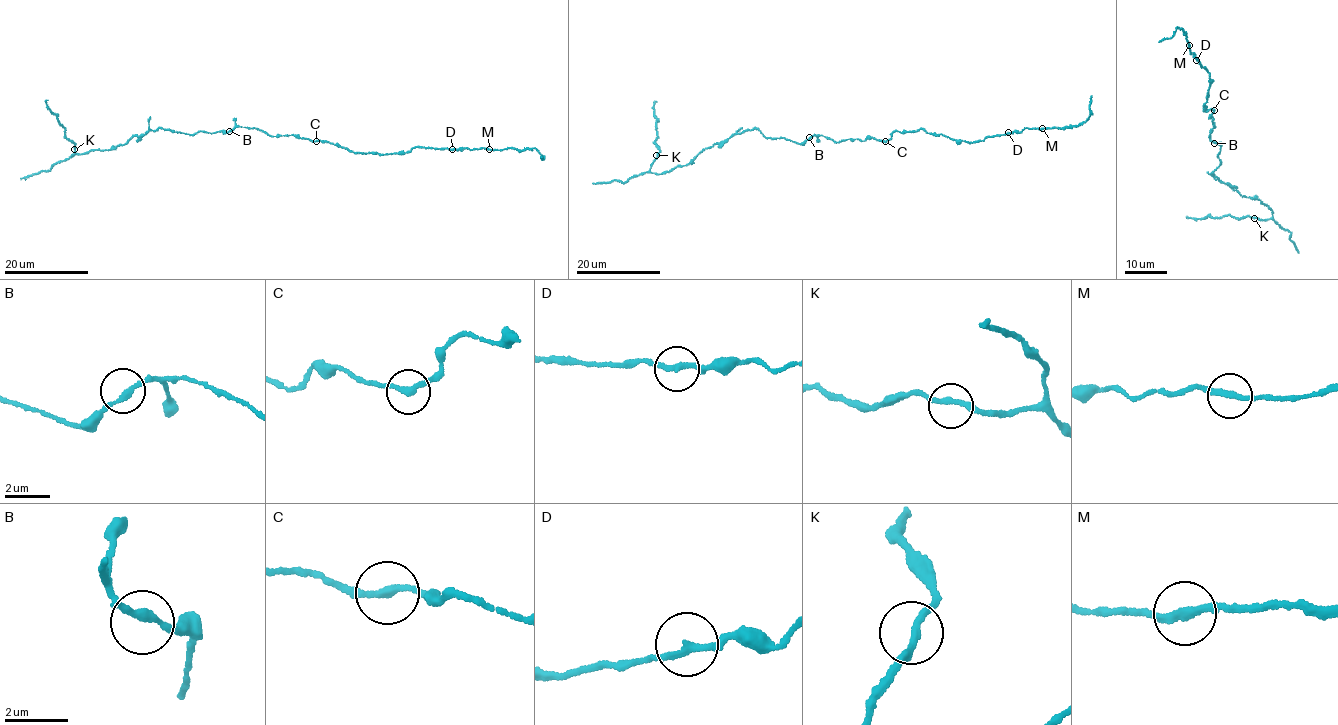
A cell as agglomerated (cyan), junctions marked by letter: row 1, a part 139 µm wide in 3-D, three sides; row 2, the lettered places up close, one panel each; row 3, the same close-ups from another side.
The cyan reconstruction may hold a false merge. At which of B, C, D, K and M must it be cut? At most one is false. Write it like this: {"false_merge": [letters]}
{"false_merge": ["M"]}

